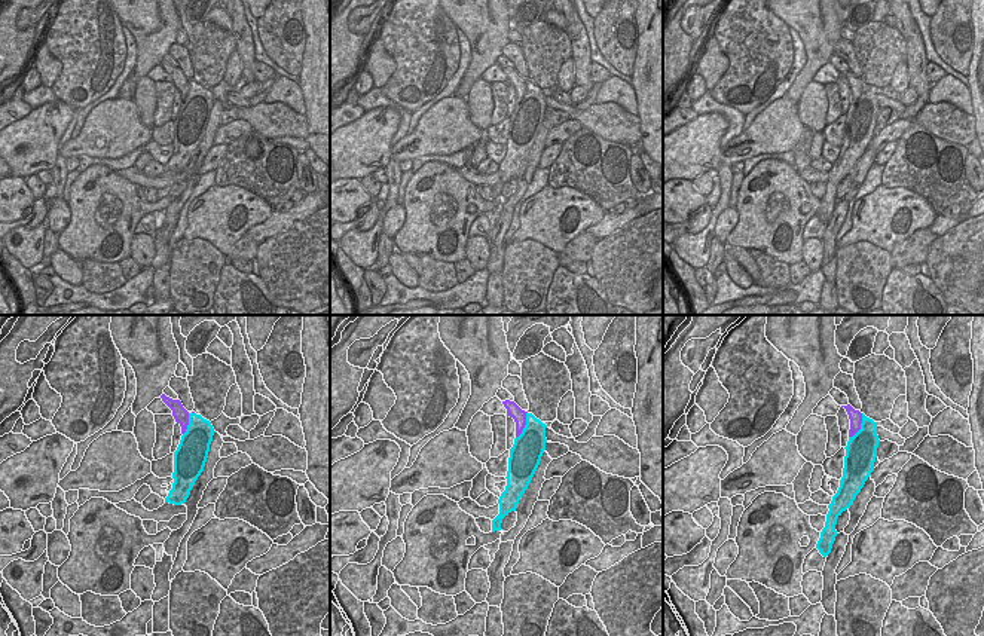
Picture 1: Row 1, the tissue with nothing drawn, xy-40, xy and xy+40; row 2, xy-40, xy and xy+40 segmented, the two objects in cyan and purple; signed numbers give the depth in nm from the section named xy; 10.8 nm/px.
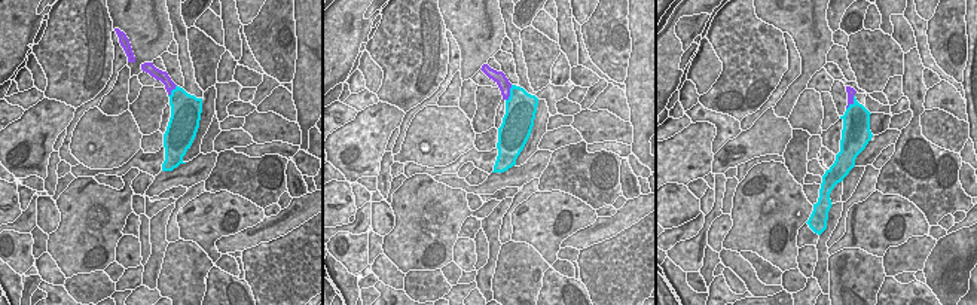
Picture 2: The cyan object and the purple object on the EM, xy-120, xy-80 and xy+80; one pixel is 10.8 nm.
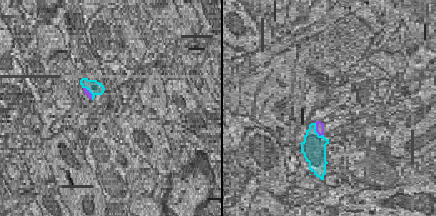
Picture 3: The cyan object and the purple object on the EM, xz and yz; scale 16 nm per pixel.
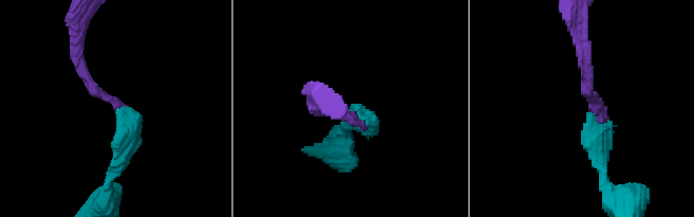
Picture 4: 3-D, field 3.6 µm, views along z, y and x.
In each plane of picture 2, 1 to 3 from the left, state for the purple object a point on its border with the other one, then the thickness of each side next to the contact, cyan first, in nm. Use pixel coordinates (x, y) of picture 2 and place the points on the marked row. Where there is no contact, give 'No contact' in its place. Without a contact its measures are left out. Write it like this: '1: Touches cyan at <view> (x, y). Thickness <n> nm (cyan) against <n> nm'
1: Touches cyan at xy-120 (171, 91). Thickness 340 nm (cyan) against 120 nm
2: Touches cyan at xy-80 (510, 92). Thickness 340 nm (cyan) against 140 nm
3: Touches cyan at xy+80 (854, 101). Thickness 280 nm (cyan) against 90 nm.

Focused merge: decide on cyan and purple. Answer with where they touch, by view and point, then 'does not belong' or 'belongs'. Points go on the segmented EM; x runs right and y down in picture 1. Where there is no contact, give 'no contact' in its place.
xy+40 (861, 427) | belongs

